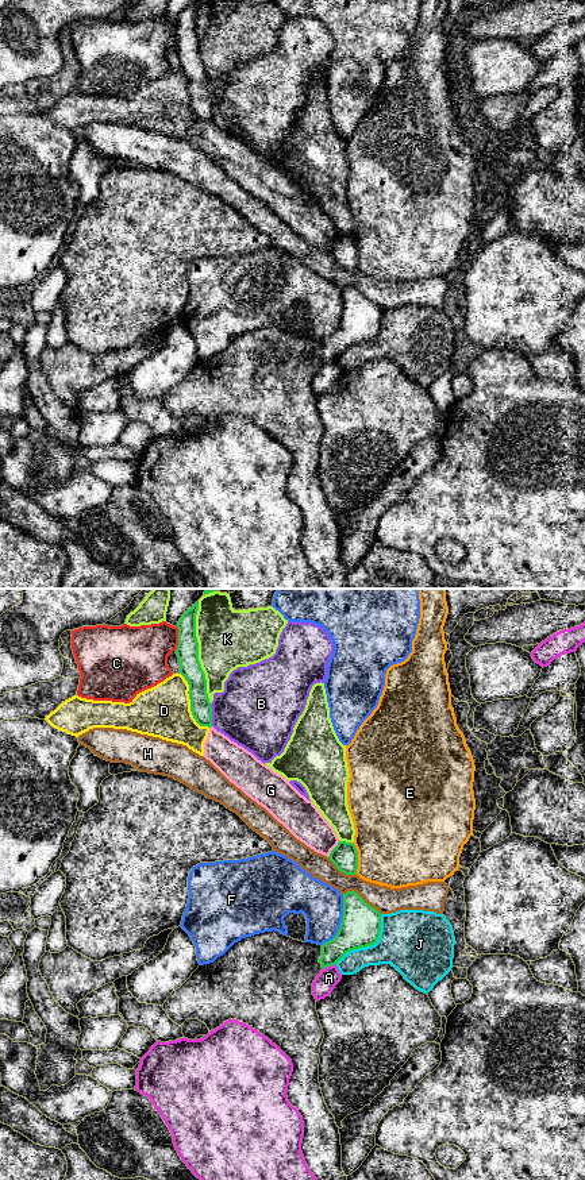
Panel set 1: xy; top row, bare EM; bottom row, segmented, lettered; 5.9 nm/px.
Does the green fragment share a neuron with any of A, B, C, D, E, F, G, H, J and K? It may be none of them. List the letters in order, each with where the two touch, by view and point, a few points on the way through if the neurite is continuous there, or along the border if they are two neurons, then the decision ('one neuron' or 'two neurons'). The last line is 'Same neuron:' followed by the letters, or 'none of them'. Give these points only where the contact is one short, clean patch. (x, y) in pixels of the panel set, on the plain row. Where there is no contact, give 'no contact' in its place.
A: contact xy (328, 361); two neurons
B: contact xy (211, 110); two neurons
C: contact xy (179, 34); two neurons
D: contact xy (191, 99); two neurons
E: contact xy (357, 254); two neurons
F: contact xy (342, 317); two neurons
G: contact xy (334, 243); two neurons
H: contact xy (361, 293); two neurons
J: contact xy (369, 340); two neurons
K: contact xy (197, 49); two neurons
Same neuron: none of them

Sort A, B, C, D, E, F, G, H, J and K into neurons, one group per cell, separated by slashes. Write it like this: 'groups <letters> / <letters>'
groups A / B / C / D G H / E / F / J / K

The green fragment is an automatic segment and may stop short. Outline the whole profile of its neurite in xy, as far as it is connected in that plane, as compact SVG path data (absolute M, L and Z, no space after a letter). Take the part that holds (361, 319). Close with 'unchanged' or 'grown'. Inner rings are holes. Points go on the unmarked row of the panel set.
M355 286L343 289L343 311L336 331L322 340L322 363L336 360L350 346L374 340L381 327L381 308Z; unchanged

